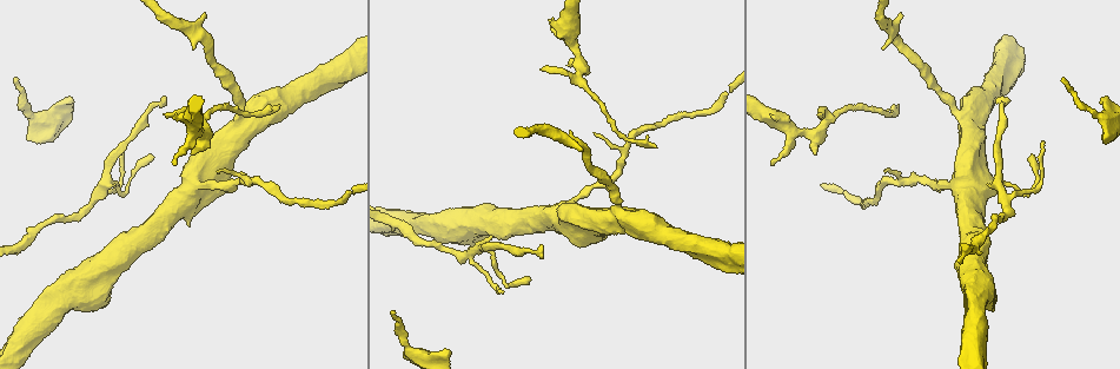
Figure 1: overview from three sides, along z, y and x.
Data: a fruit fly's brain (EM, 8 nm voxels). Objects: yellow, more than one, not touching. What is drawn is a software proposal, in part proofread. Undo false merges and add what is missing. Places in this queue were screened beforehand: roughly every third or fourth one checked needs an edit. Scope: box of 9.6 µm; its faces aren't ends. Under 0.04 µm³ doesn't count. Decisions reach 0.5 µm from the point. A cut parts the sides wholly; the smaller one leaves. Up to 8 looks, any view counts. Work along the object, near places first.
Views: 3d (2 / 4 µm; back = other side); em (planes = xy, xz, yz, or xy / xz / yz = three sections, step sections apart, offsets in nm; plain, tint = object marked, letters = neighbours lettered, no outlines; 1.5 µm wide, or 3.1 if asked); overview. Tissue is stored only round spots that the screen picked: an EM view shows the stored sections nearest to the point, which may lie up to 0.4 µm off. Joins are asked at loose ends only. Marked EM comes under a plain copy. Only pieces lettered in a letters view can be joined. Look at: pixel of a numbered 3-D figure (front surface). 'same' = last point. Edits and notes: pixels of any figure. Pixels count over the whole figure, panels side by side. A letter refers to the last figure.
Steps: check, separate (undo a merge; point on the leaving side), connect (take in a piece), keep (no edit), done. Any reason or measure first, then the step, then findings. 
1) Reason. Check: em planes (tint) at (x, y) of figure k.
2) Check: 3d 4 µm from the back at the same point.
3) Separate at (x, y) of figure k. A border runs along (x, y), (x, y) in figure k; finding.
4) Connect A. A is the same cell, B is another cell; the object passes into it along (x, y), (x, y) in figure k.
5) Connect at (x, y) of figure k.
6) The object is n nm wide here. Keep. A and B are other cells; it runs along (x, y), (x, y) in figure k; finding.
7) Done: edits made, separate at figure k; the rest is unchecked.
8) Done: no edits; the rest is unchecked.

Branch stops here. Check: em planes (letters) at (16, 79) of figure 1.

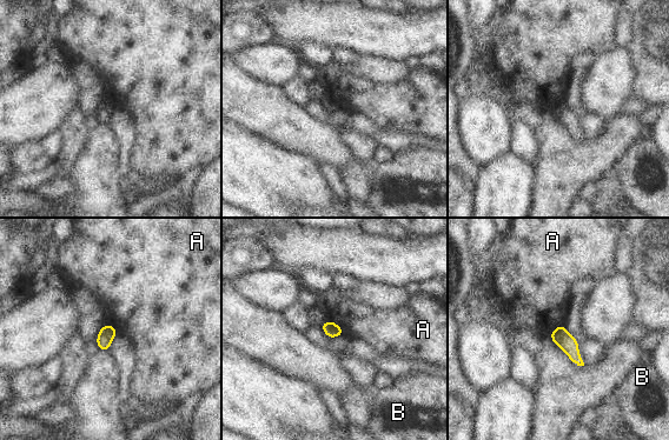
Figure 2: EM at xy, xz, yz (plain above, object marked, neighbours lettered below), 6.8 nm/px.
The longest contact is with A, 130 nm. Keep. A and B are other cells; a border runs along (332, 320), (344, 333) in figure 2; none of them fits.

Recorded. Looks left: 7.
End of a long branch. Check: em yz step 8 (tint) at (1007, 102) of figure 1.

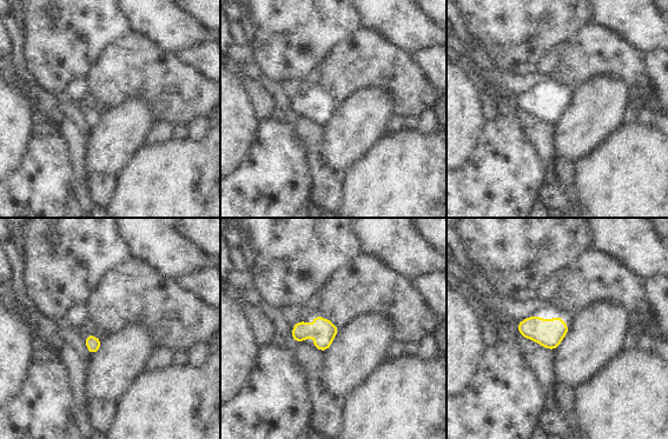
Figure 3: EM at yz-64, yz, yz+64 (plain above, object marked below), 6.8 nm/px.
What lies round it. Check: em yz step 8 (letters) at the same point.

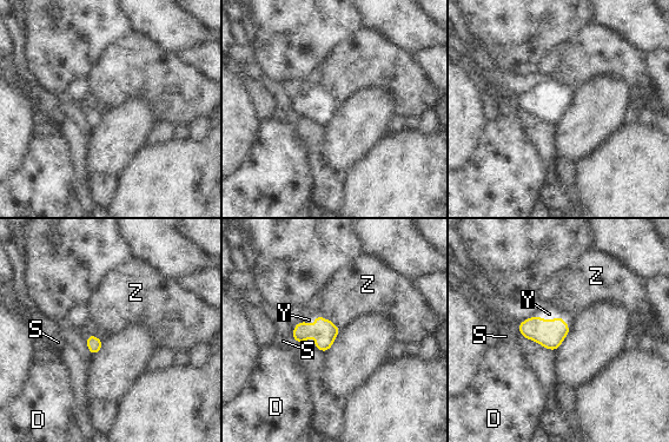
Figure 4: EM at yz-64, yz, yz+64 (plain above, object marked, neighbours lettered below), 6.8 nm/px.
Connect Y. Y is the same cell, D, S and Z are other cells; the object passes into it along (549, 334), (548, 321), (549, 314) in figure 4; the neuron continues.

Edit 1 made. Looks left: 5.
Redraw. Check: overview.

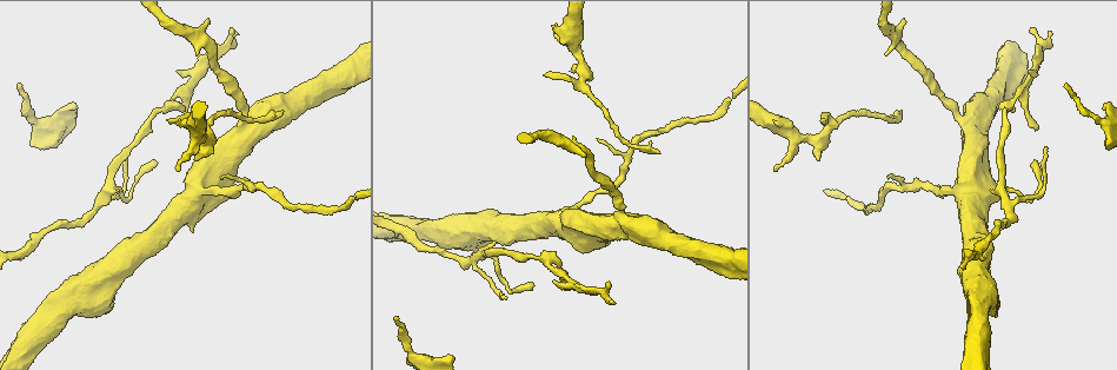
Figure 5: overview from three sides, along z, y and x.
An open end. Check: em planes (letters) at (545, 75) of figure 5.

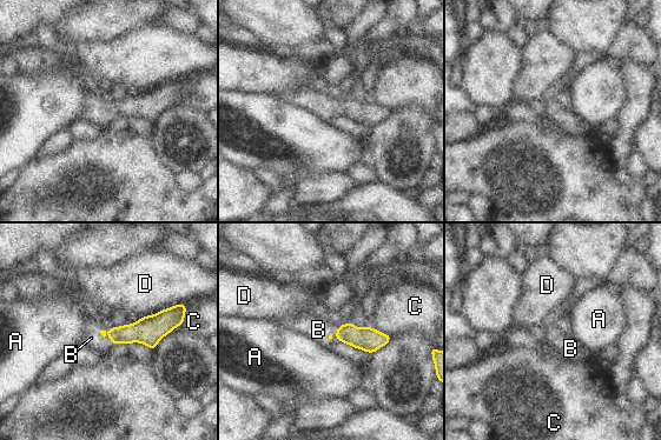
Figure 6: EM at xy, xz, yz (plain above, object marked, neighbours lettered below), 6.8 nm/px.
Connect B. B is the same cell, A, C and D are other cells; the neuron continues.

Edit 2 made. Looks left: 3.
Done: edits made, connect at figure 4, connect at figure 6; the rest is unchecked.

